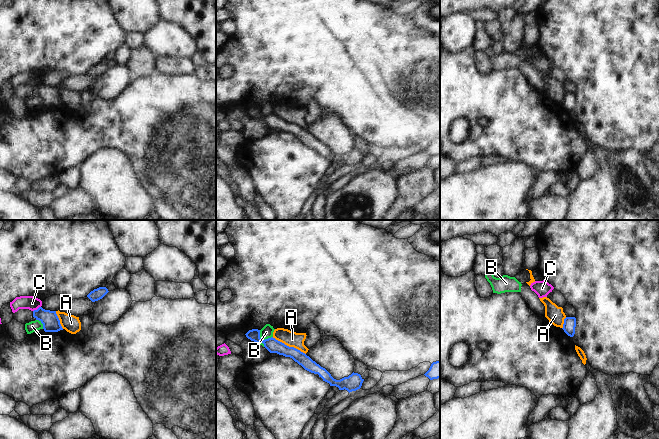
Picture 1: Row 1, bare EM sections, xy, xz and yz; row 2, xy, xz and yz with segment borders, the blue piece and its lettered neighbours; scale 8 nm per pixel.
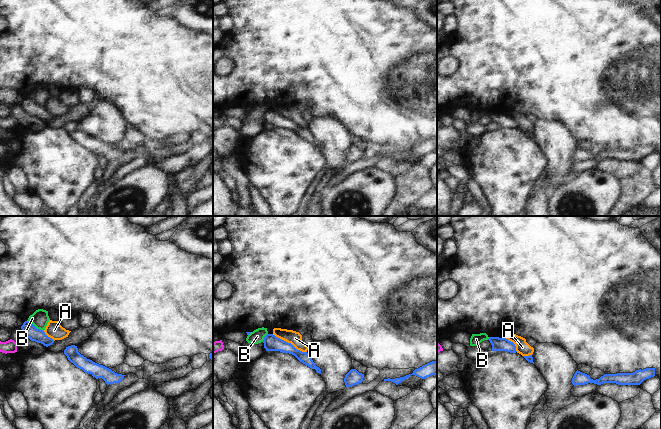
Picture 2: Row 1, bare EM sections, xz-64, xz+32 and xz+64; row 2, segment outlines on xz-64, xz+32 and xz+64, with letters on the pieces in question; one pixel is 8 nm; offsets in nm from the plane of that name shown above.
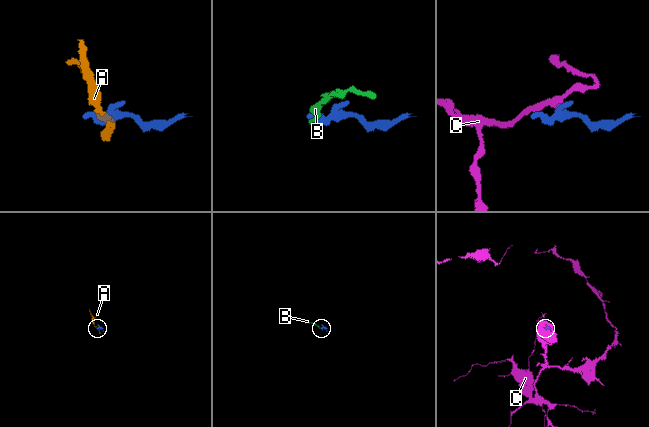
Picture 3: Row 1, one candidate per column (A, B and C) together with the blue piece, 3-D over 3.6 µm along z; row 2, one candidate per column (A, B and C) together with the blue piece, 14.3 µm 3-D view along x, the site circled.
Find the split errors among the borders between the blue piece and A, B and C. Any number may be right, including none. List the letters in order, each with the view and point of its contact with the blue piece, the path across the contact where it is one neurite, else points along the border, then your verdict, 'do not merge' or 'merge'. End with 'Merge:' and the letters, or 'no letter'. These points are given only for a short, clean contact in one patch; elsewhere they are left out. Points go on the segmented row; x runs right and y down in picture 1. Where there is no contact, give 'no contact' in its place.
A: meets blue in xz at (288, 346); border along xz (272, 337), (299, 349), (305, 354); do not merge
B: meets blue in xz at (263, 340); border along xz (259, 330), (259, 336), (262, 339), (272, 337); do not merge
C: meets blue in xy at (37, 309); border along xy (40, 306), (33, 311); do not merge
Merge: no letter

